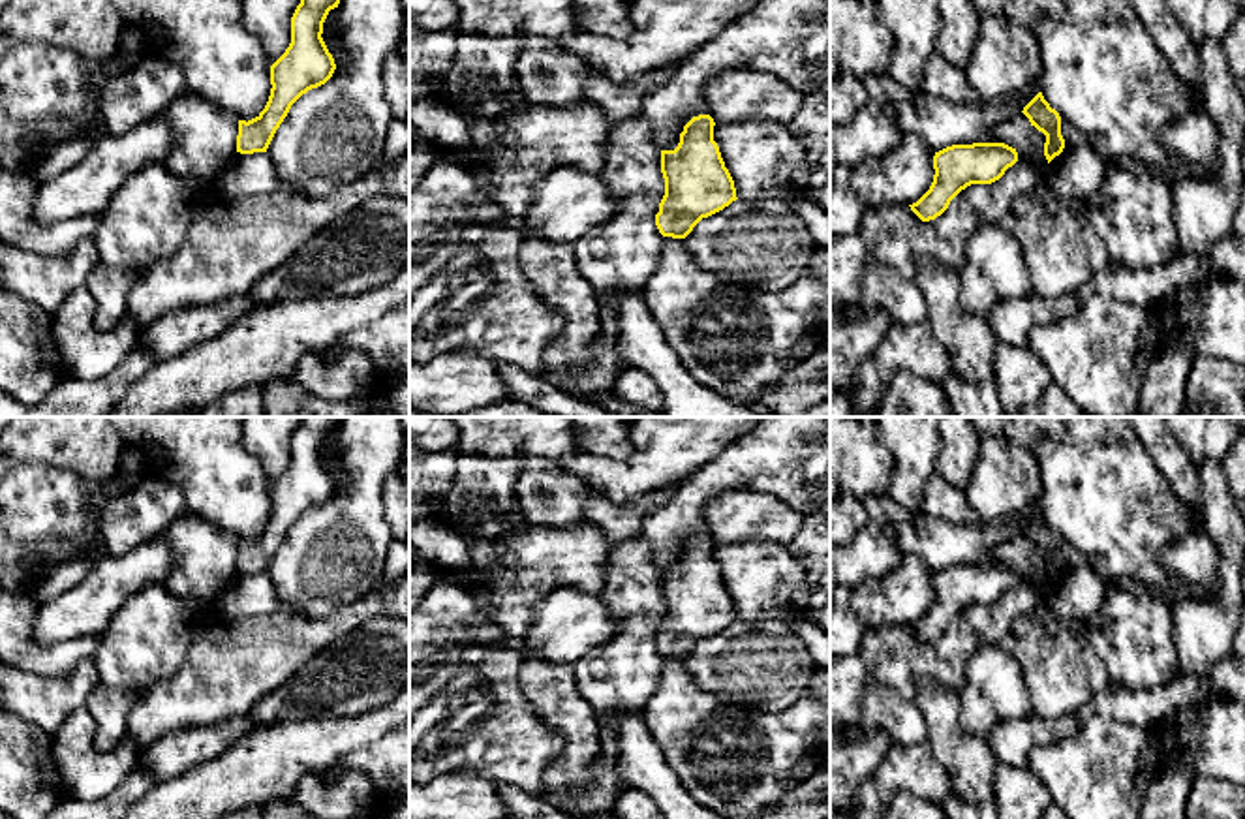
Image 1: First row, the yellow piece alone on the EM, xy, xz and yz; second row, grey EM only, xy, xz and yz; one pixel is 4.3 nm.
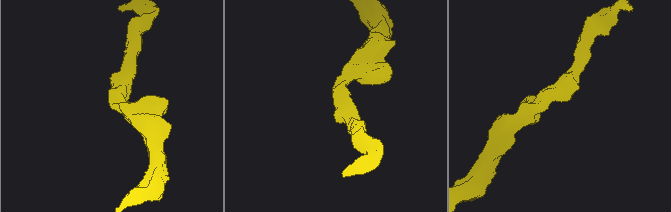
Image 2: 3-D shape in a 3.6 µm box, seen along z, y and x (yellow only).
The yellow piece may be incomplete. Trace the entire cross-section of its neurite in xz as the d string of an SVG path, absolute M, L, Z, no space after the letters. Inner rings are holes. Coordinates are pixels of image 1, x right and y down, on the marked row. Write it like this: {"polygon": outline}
{"polygon": "M710 115L693 116L684 126L678 147L661 150L665 195L655 225L663 237L685 239L702 218L738 199L734 180L714 141L714 126Z"}

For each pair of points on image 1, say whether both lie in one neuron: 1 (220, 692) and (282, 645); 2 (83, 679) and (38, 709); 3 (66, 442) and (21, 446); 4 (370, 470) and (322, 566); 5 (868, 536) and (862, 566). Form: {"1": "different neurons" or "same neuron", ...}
{"1": "same neuron", "2": "same neuron", "3": "same neuron", "4": "same neuron", "5": "same neuron"}

